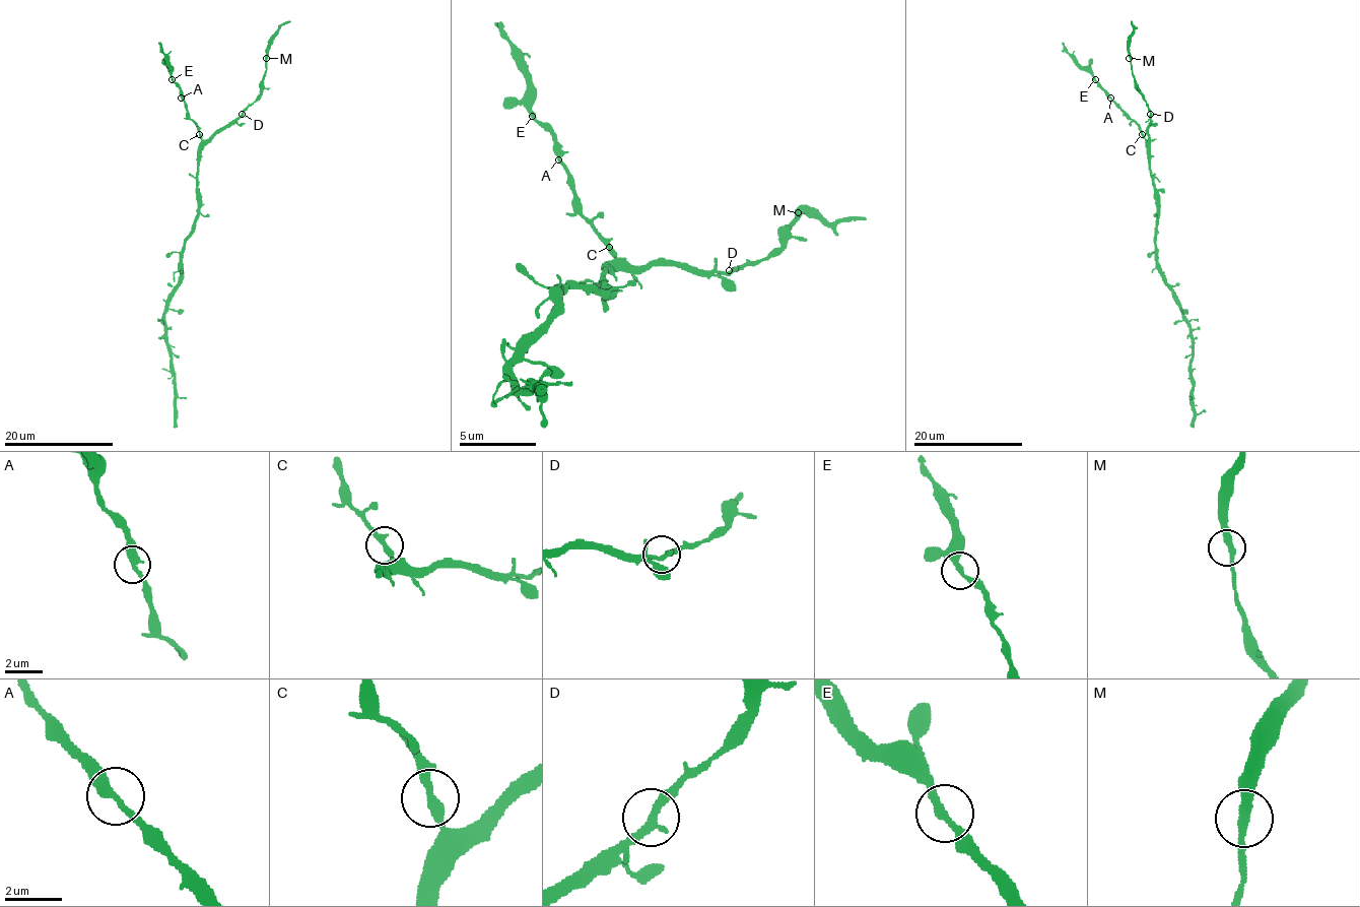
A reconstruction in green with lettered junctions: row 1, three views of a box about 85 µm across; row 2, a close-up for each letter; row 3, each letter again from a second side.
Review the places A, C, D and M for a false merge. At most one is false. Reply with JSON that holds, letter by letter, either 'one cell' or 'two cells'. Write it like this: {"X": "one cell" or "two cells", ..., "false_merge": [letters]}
{"A": "one cell", "C": "one cell", "D": "one cell", "M": "one cell", "false_merge": []}

